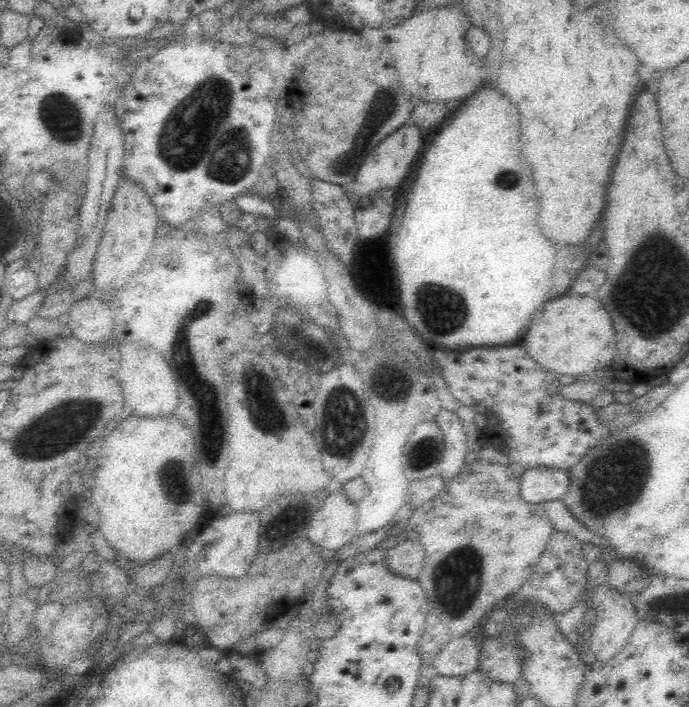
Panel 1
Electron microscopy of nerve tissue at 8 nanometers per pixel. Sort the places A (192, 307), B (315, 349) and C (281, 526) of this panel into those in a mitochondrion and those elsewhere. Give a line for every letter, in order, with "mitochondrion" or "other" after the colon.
A: mitochondrion
B: other
C: mitochondrion

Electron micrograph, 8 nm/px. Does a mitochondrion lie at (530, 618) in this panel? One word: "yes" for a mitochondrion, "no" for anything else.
no

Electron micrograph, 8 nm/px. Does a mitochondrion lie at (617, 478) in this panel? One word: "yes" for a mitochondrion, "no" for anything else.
yes

